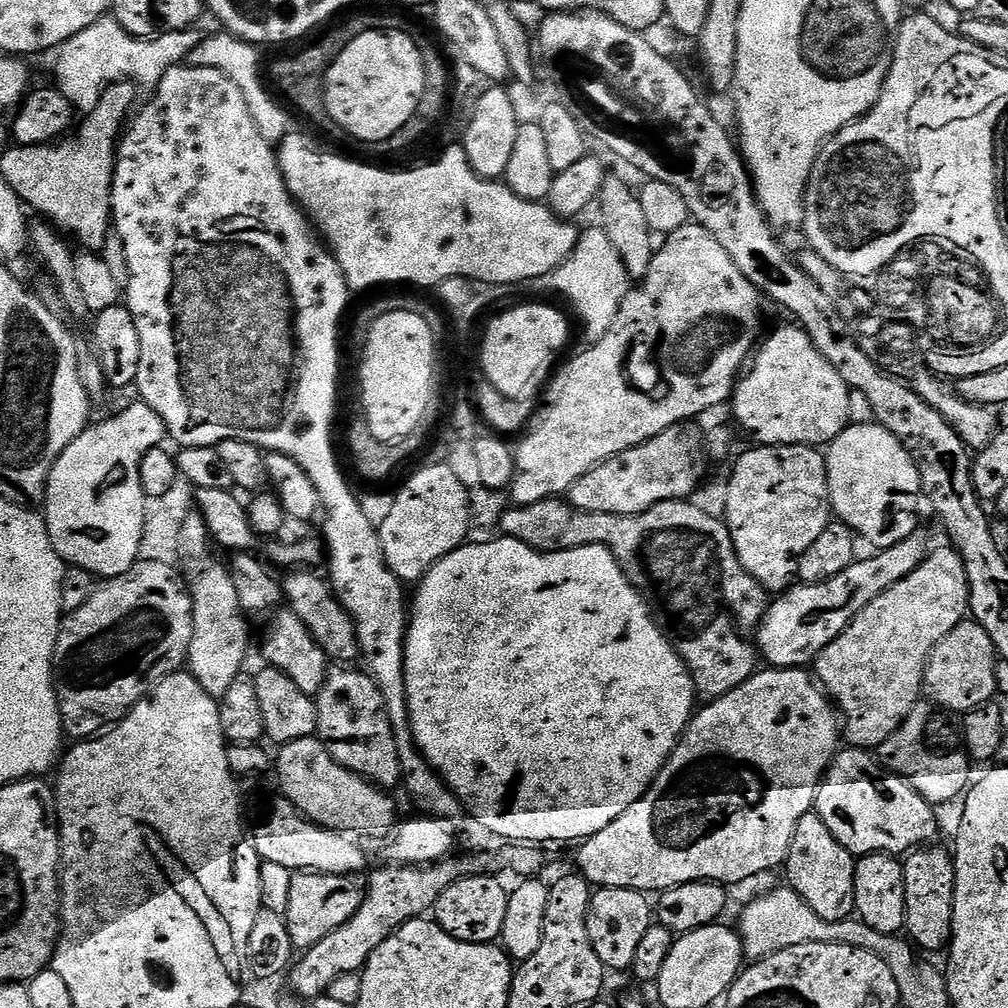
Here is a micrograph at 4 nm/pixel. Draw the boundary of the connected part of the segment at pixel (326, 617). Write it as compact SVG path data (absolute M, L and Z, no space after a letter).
M292 570L282 580L282 596L287 607L308 627L314 642L325 656L336 662L352 662L360 655L360 647L356 642L356 628L347 610L336 601L327 579L316 577L312 570Z

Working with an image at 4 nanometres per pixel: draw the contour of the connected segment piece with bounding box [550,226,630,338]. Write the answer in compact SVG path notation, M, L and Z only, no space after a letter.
M593 226L579 233L572 252L551 273L550 281L572 303L572 308L584 319L584 328L599 338L608 331L622 298L630 290L630 277L624 263L618 258L618 250L610 246L603 228Z

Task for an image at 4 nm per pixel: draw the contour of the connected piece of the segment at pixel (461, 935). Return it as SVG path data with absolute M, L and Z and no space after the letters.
M467 876L458 882L454 882L454 886L442 890L434 909L434 919L437 926L446 934L450 934L462 942L491 944L499 941L502 934L502 922L506 922L506 906L508 905L509 894L509 889L507 887L503 888L499 884L500 882L494 876Z

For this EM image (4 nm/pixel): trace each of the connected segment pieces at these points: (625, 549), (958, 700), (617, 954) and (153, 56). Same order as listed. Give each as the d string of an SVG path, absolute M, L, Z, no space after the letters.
M560 498L550 500L539 500L533 504L521 504L512 506L512 509L501 511L498 521L499 531L503 535L514 538L526 546L536 548L539 552L561 552L567 548L577 548L583 544L600 544L612 552L612 556L618 562L618 566L624 571L624 577L632 583L633 588L641 593L645 604L648 606L648 612L652 615L653 622L658 626L658 630L668 639L674 651L680 655L681 662L688 668L689 674L692 675L692 686L697 693L704 698L715 698L724 696L730 690L734 690L740 684L745 684L758 668L758 652L754 647L754 633L759 625L760 617L764 615L765 608L770 603L770 596L767 591L760 587L760 583L744 569L738 562L736 551L732 545L732 539L728 533L728 526L724 523L719 515L711 516L704 508L699 508L696 504L688 504L687 499L682 500L660 500L654 506L650 506L644 512L623 516L622 514L606 514L605 512L584 512L580 508L574 508L571 504Z
M961 622L928 653L928 662L924 665L923 691L931 703L949 713L971 712L973 708L987 704L995 697L992 695L996 692L996 664L996 648L988 641L982 626L975 622Z
M596 888L588 903L586 930L590 934L590 946L604 963L605 969L616 972L631 969L638 946L646 932L654 924L654 908L643 892L629 888Z
M103 16L72 35L57 49L54 82L73 109L87 114L96 108L104 88L109 84L160 80L165 70L183 63L203 37L203 31L194 26L182 31L161 32L159 36L134 36L122 30L111 16Z

